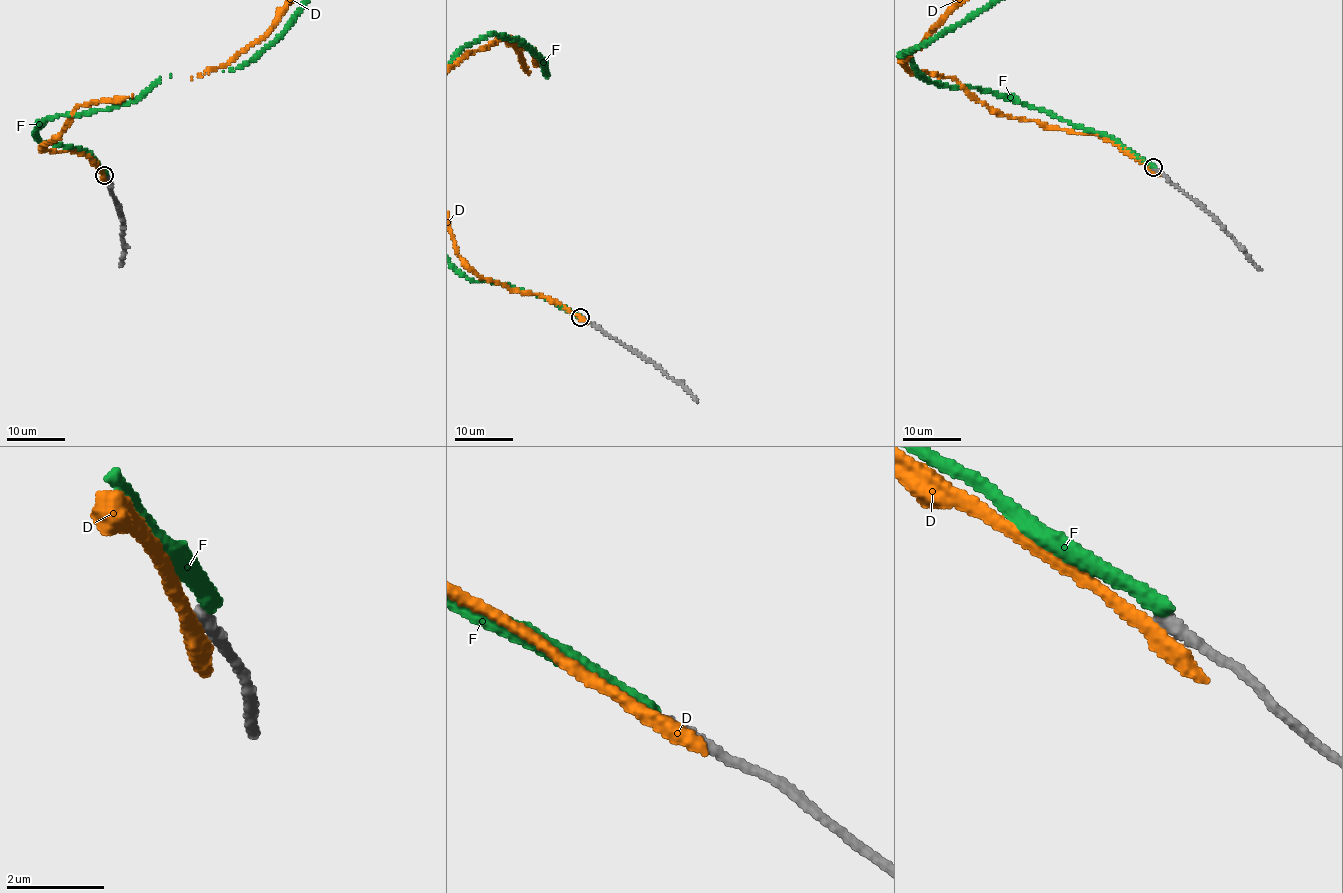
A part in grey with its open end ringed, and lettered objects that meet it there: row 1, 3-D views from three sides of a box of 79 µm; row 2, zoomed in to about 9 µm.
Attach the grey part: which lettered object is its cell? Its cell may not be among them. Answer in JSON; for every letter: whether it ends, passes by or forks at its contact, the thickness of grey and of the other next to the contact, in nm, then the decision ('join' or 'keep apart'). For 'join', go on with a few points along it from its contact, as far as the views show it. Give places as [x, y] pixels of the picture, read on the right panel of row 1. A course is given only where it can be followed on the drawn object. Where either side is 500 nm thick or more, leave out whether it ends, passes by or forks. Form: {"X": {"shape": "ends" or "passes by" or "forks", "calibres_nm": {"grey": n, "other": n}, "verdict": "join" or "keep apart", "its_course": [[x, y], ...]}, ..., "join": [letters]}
{"D": {"shape": "passes by", "calibres_nm": {"grey": 320, "other": 320}, "verdict": "keep apart"}, "F": {"shape": "ends", "calibres_nm": {"grey": 300, "other": 340}, "verdict": "keep apart"}, "join": []}

